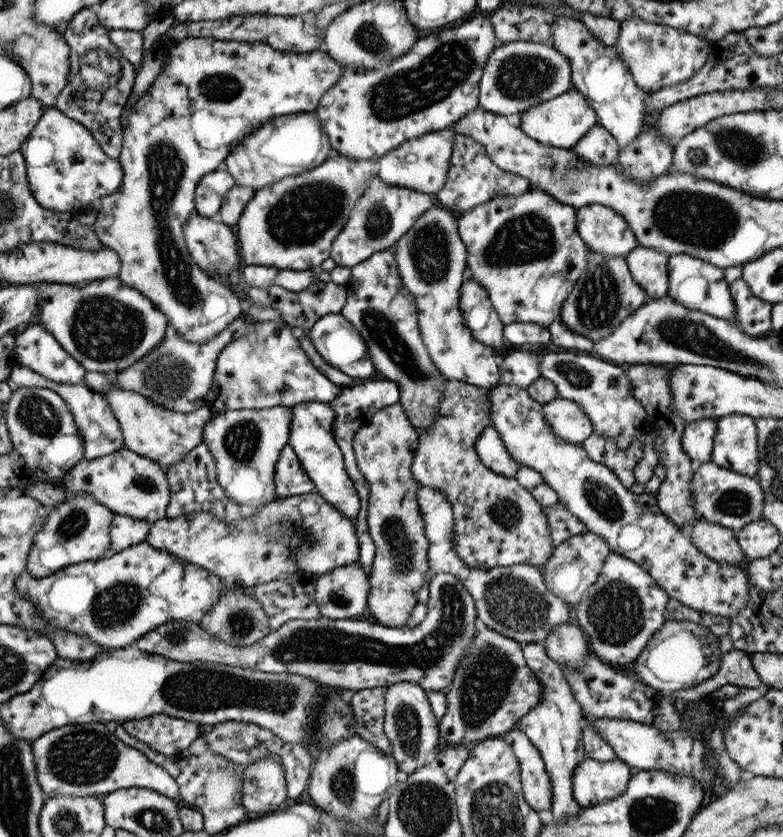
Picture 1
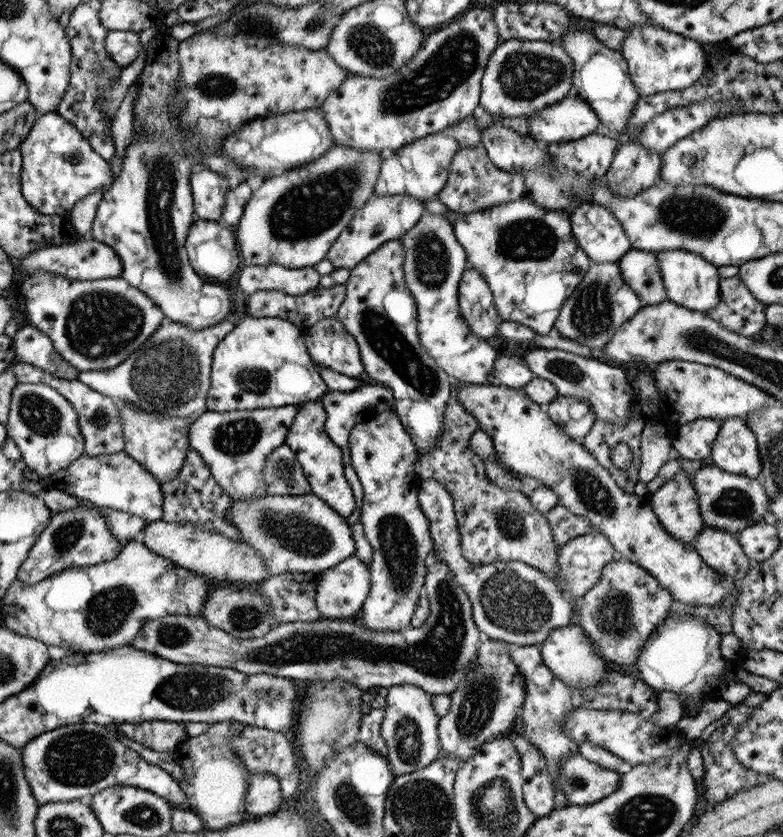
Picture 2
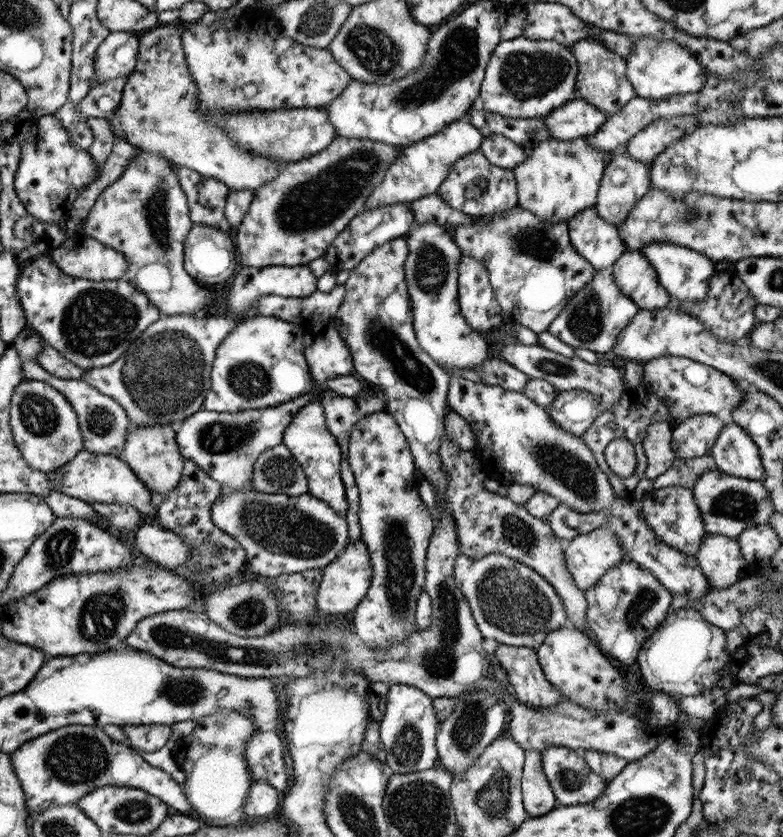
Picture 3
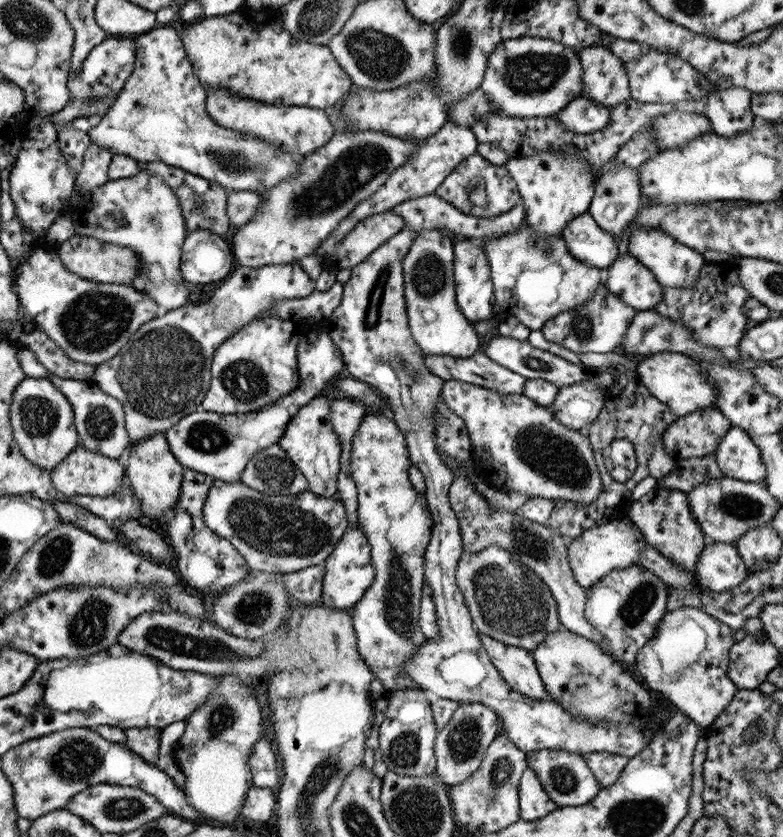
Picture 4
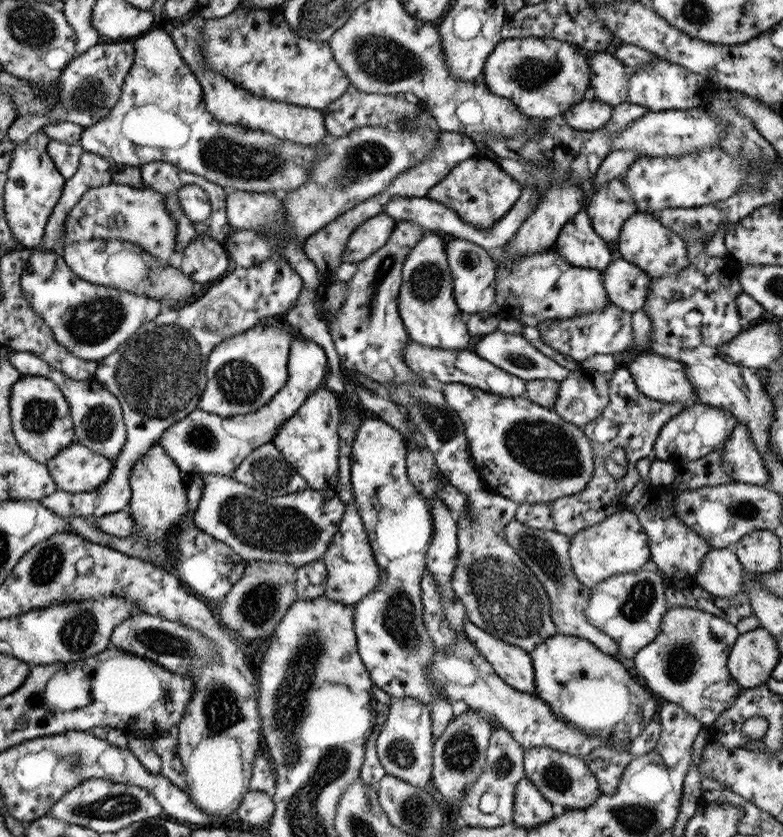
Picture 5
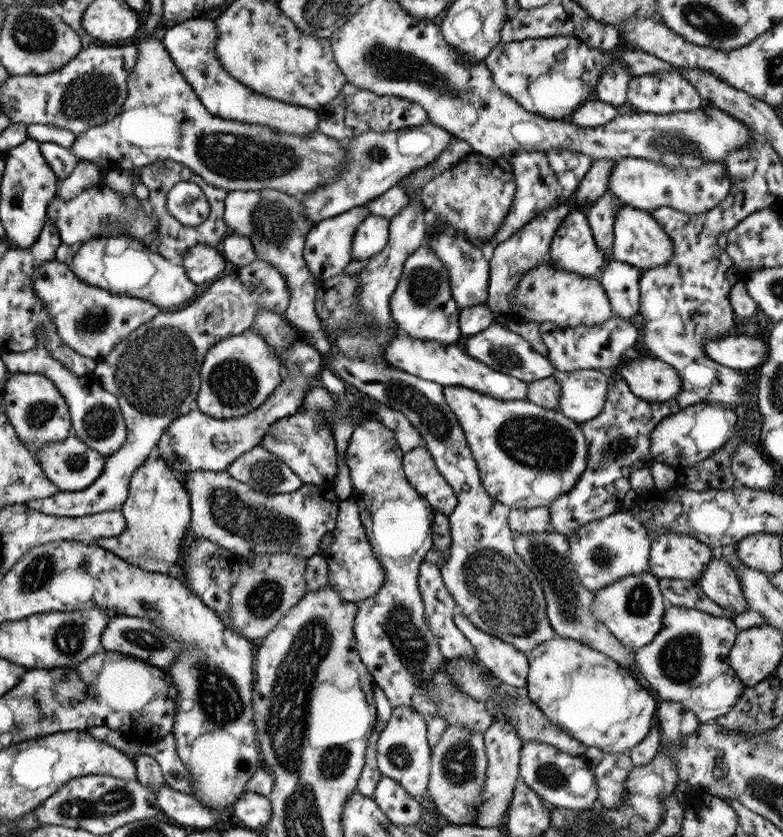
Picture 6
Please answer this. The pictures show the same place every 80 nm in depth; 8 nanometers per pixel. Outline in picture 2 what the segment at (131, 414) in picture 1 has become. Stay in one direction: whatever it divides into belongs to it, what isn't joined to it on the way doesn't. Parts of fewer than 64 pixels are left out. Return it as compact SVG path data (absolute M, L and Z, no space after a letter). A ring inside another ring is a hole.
M119 402L120 423L124 440L123 451L133 460L142 464L146 471L161 483L171 480L179 472L188 451L188 426L198 417L198 413L187 417L169 417L153 415L135 408L130 402Z

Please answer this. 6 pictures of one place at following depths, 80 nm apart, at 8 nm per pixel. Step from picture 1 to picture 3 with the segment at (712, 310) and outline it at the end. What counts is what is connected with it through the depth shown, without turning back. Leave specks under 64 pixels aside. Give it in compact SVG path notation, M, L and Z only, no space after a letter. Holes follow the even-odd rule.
M667 241L647 243L638 250L653 267L659 284L671 298L699 302L706 299L708 278L714 271L714 263L701 253Z

